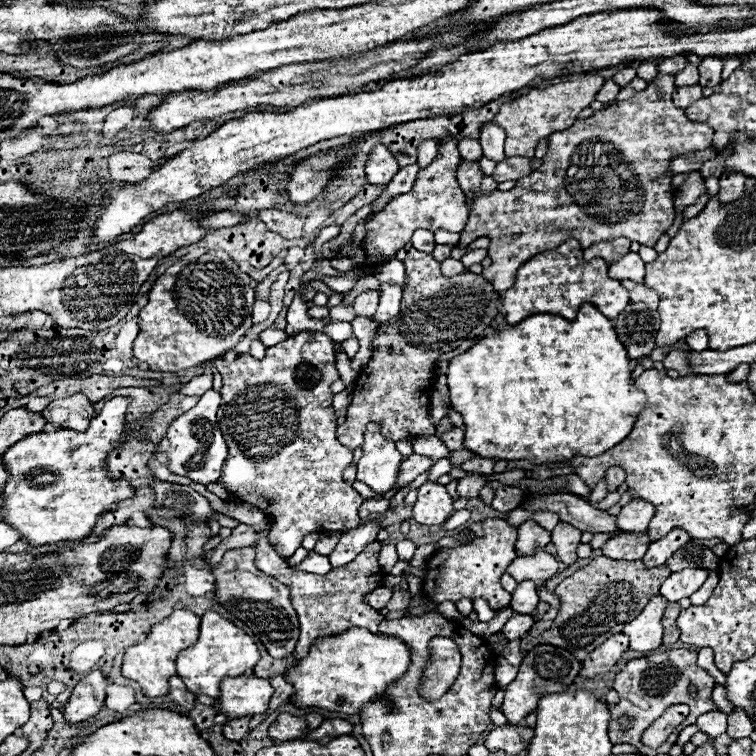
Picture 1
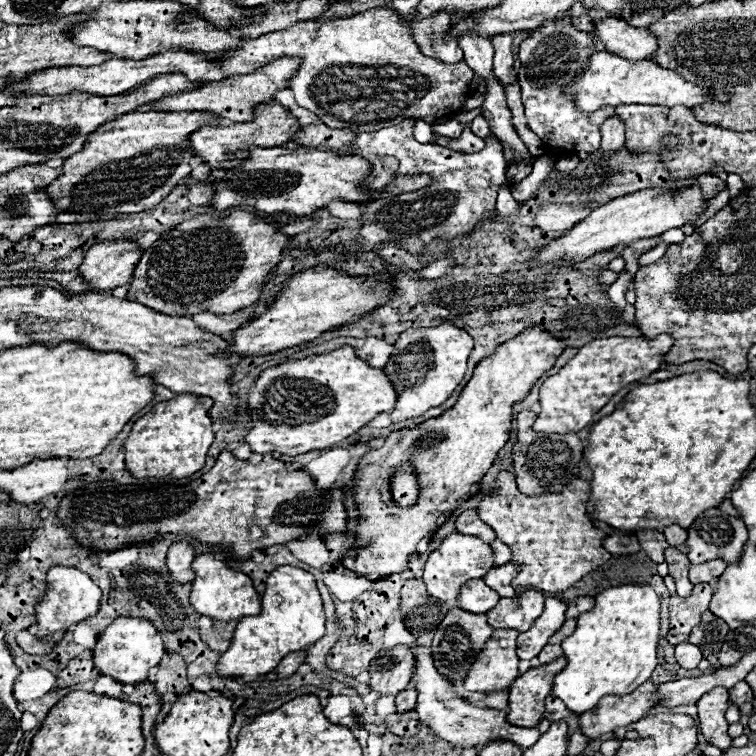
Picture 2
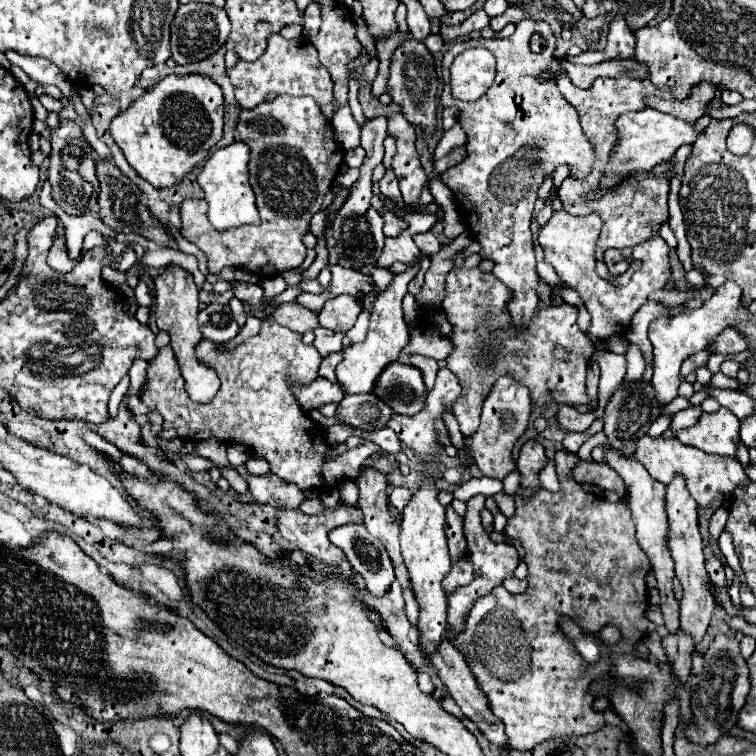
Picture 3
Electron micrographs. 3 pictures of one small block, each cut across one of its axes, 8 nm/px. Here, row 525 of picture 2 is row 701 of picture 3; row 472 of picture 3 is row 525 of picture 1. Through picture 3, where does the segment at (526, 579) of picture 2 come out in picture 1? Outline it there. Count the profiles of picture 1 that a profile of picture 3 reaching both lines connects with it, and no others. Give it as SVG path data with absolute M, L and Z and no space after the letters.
M560 522L554 530L552 530L552 544L558 550L558 558L566 564L572 566L576 562L576 548L580 544L580 536L582 532L566 522Z

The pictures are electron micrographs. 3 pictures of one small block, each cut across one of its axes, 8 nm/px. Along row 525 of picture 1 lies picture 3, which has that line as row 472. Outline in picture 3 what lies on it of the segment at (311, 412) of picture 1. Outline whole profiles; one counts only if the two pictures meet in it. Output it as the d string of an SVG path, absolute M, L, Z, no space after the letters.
M262 320L260 332L254 338L244 340L234 350L230 350L230 352L218 352L216 344L212 344L208 340L202 340L196 346L196 356L208 368L214 368L218 378L220 378L220 382L222 382L222 386L220 386L220 390L218 390L218 394L214 396L212 402L208 402L208 404L196 404L194 400L190 400L172 346L160 348L156 358L148 362L148 382L146 382L144 394L140 396L140 400L148 406L148 412L152 412L152 410L160 412L162 418L164 418L162 426L164 428L174 428L180 438L184 438L184 440L218 438L222 442L246 444L254 452L254 456L264 458L270 464L270 472L274 472L282 480L298 484L300 490L318 490L318 492L322 492L328 486L352 480L352 476L358 476L358 472L362 470L364 460L368 460L370 456L376 456L376 454L378 456L386 454L380 446L376 446L370 440L366 440L362 446L358 446L354 450L348 450L348 452L338 454L338 456L330 456L332 446L326 440L324 428L320 428L302 410L298 398L292 392L292 384L306 386L312 380L316 380L318 378L318 366L322 362L322 356L316 352L316 348L312 344L306 346L302 342L302 334L292 332L292 330L280 326L280 324L272 322L272 320Z

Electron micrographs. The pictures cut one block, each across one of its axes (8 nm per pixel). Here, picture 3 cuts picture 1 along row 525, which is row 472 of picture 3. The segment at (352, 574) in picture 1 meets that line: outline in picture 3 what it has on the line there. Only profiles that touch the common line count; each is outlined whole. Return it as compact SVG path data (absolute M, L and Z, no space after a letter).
M250 458L244 466L246 466L246 470L250 474L256 474L256 476L266 474L270 471L268 462L264 462L260 458Z

